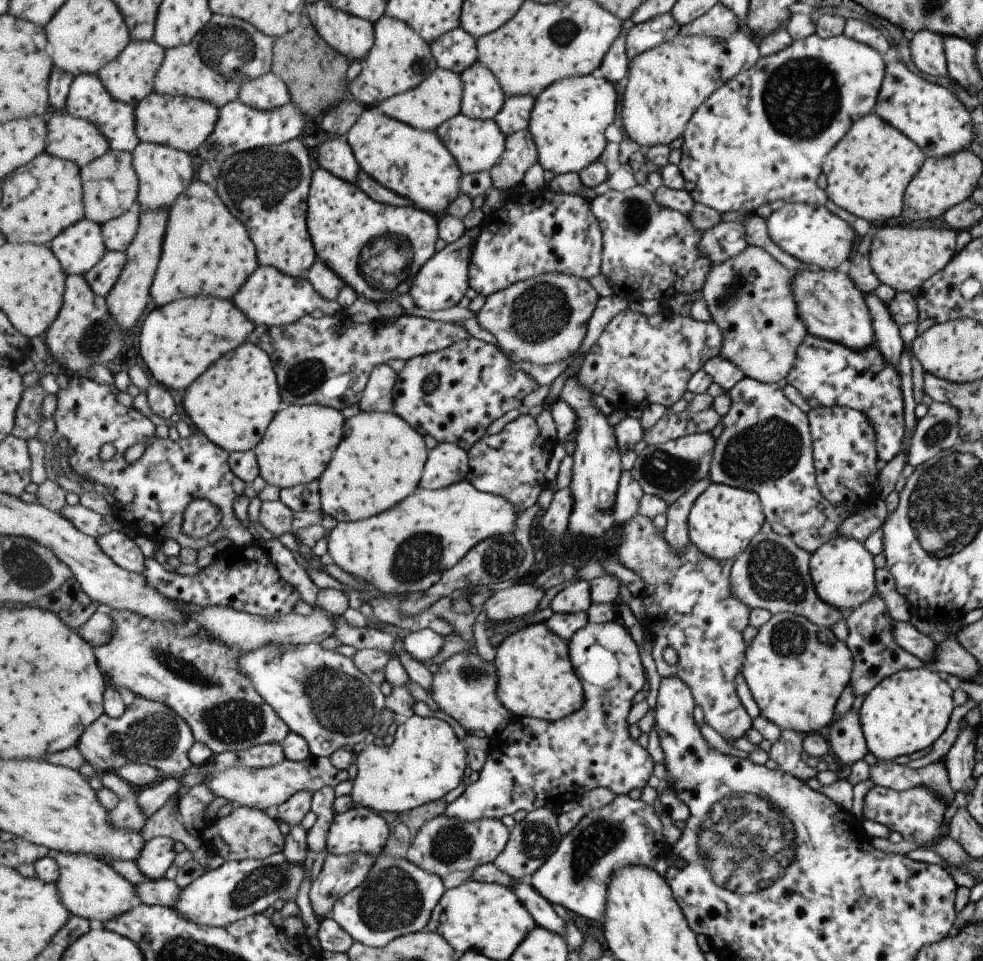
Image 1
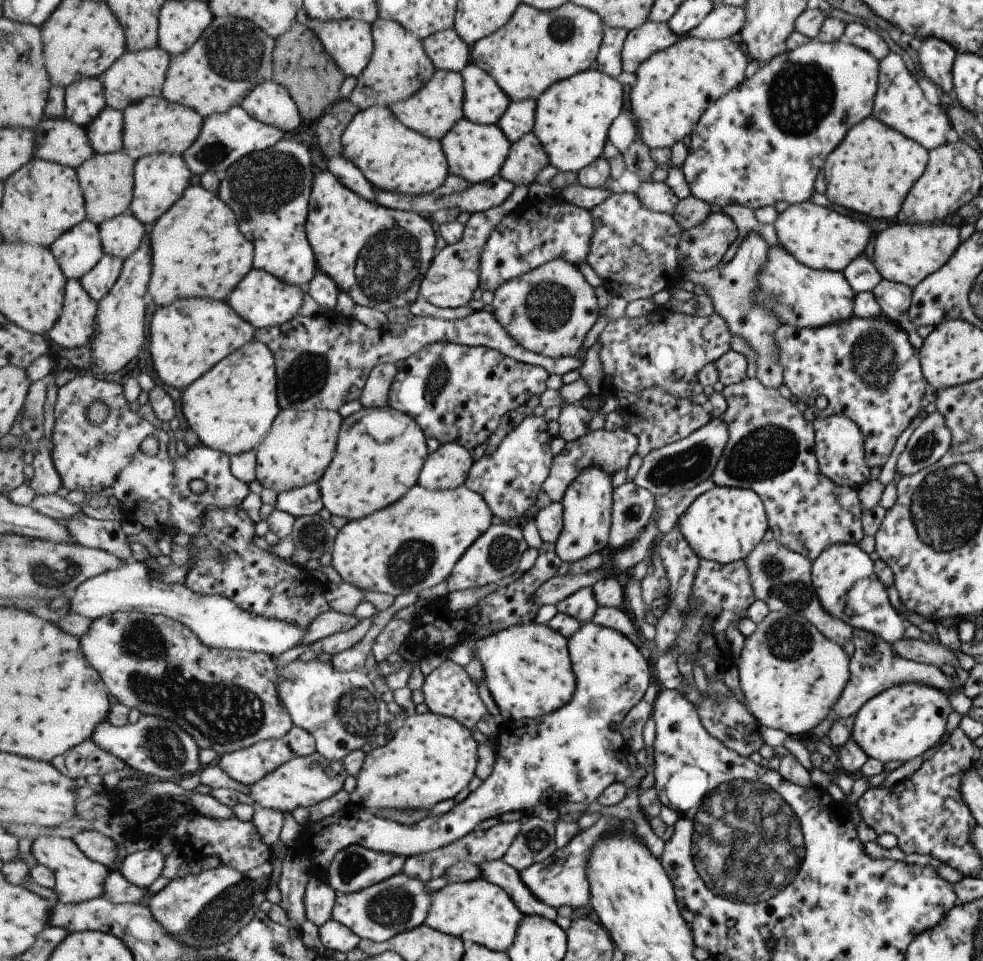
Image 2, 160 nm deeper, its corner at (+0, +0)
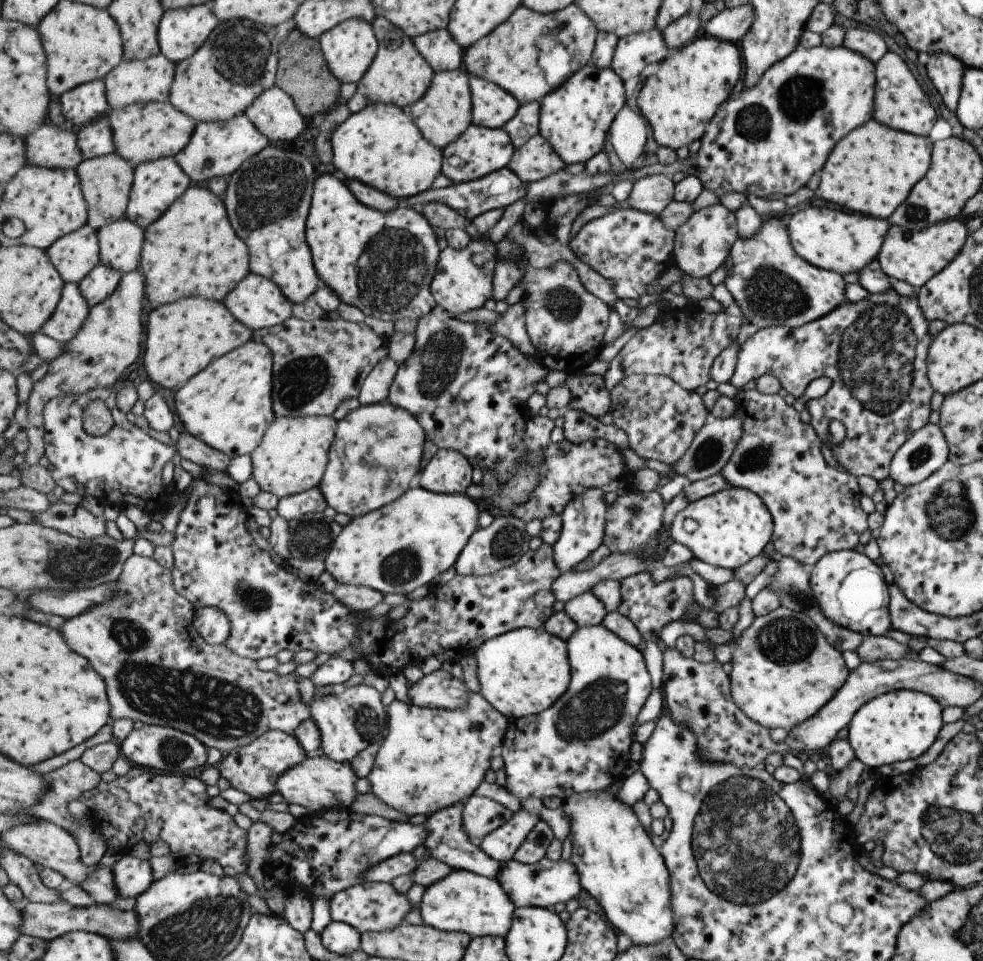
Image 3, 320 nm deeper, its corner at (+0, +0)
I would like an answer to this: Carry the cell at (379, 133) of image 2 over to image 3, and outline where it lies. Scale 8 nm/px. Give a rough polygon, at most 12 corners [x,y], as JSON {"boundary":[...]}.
{"boundary":[[367,106],[333,132],[333,165],[397,199],[444,170],[408,109]]}

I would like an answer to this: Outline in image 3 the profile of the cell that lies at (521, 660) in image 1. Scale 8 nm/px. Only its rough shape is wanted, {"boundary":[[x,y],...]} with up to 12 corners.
{"boundary":[[546,629],[485,642],[480,694],[510,721],[572,685],[568,642]]}

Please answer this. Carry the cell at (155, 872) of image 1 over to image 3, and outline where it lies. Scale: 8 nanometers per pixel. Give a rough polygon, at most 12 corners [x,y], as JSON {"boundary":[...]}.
{"boundary":[[123,855],[112,870],[122,898],[155,882],[150,860]]}

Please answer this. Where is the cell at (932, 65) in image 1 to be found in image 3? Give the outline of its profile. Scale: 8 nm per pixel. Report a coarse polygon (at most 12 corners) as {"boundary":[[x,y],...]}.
{"boundary":[[931,52],[927,77],[945,107],[955,113],[964,66],[943,52]]}

